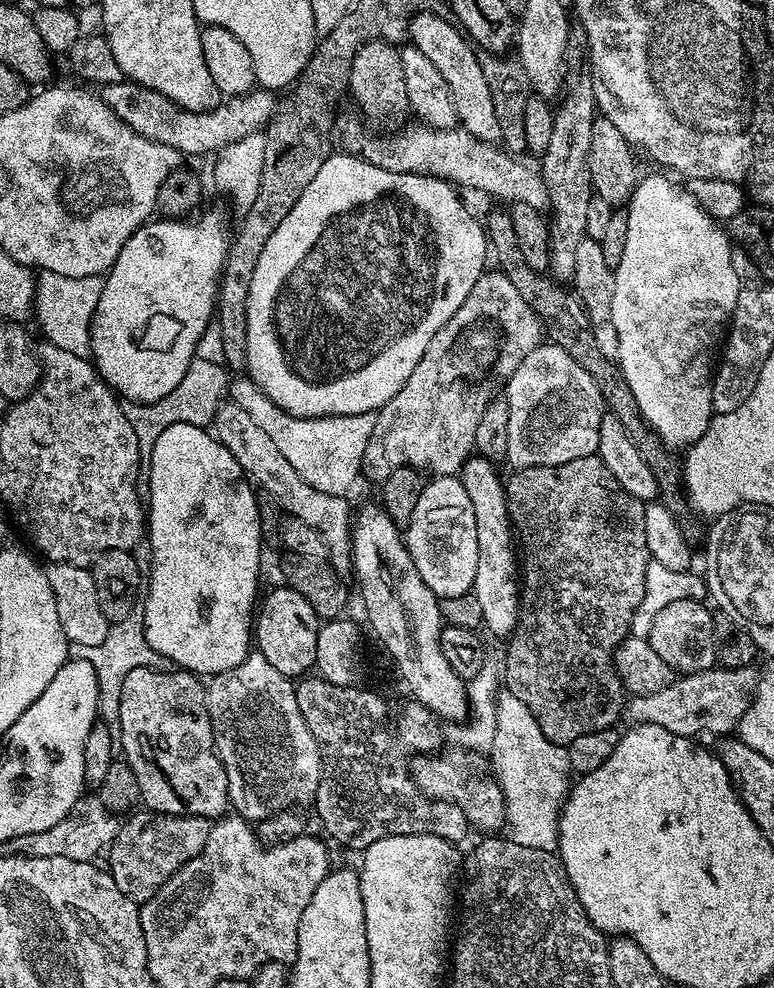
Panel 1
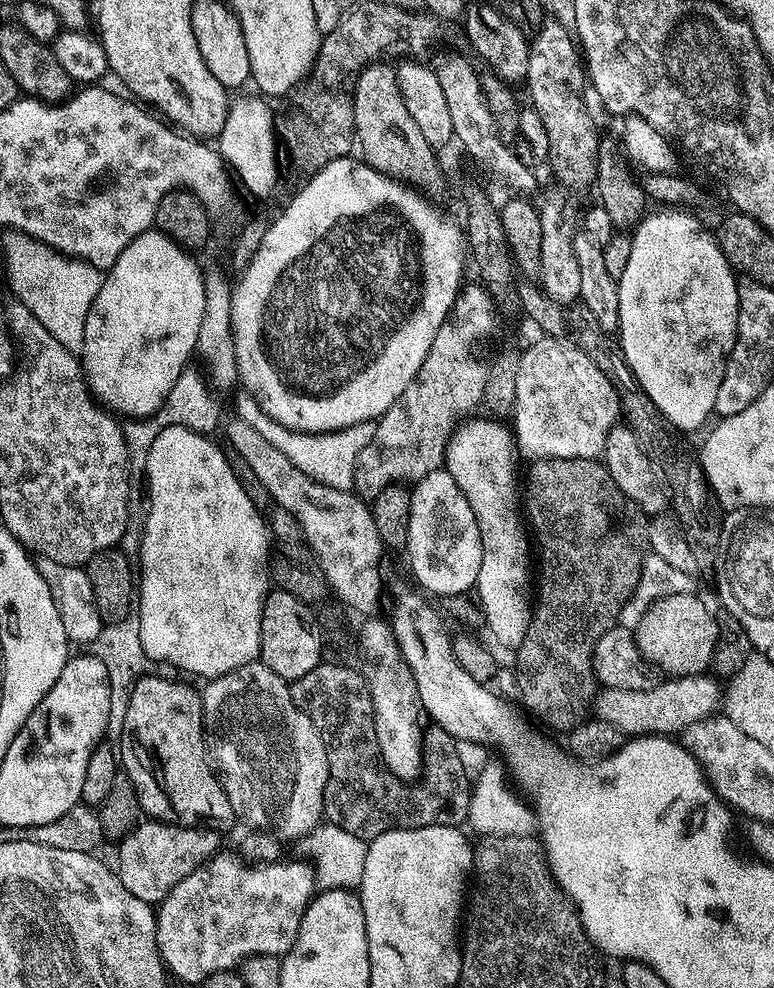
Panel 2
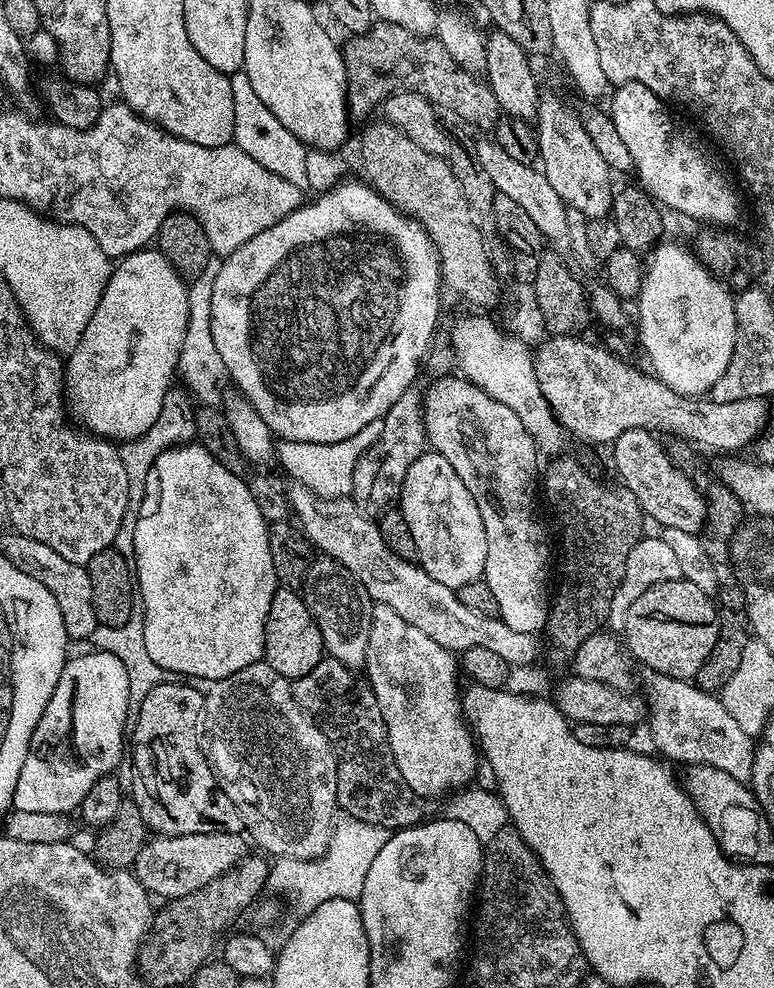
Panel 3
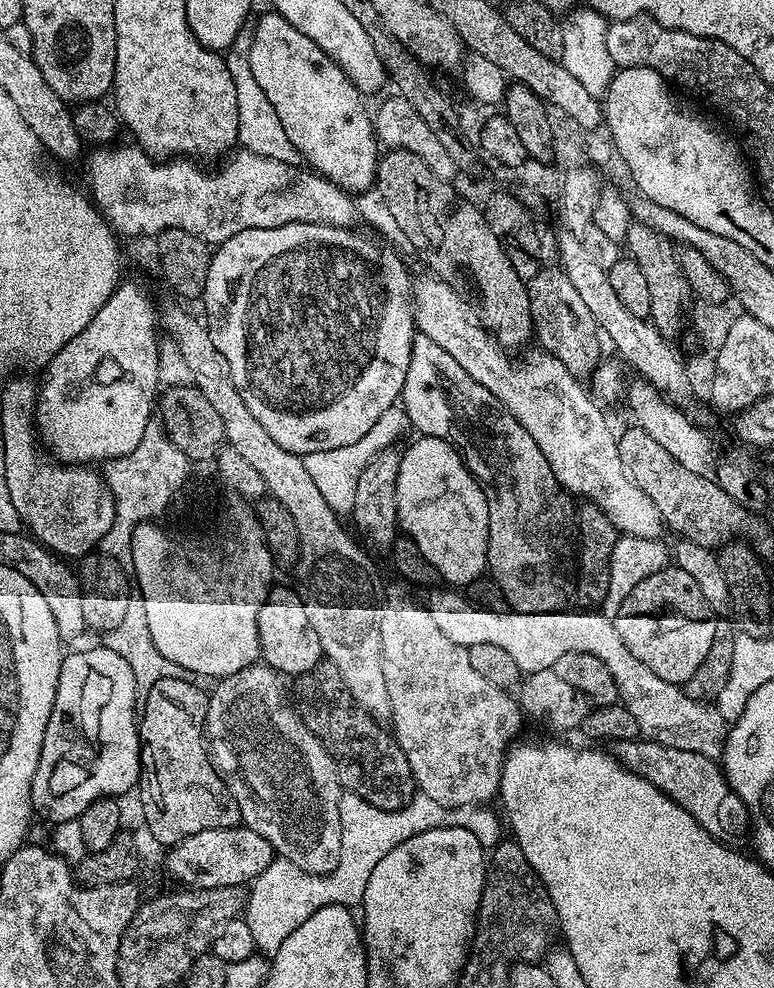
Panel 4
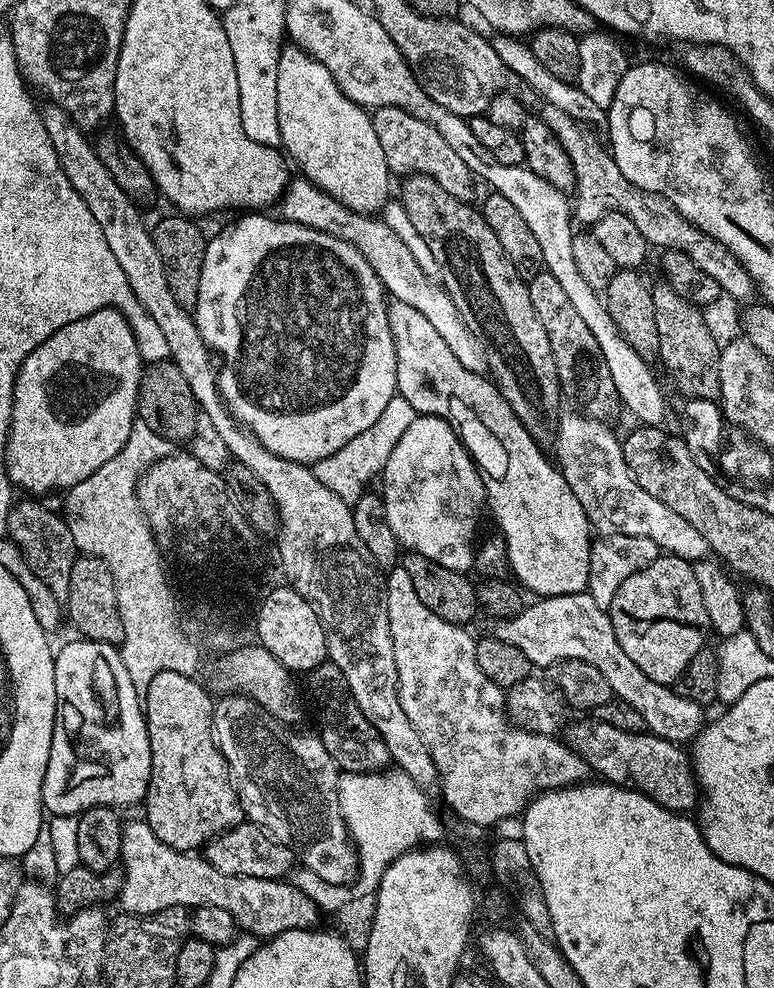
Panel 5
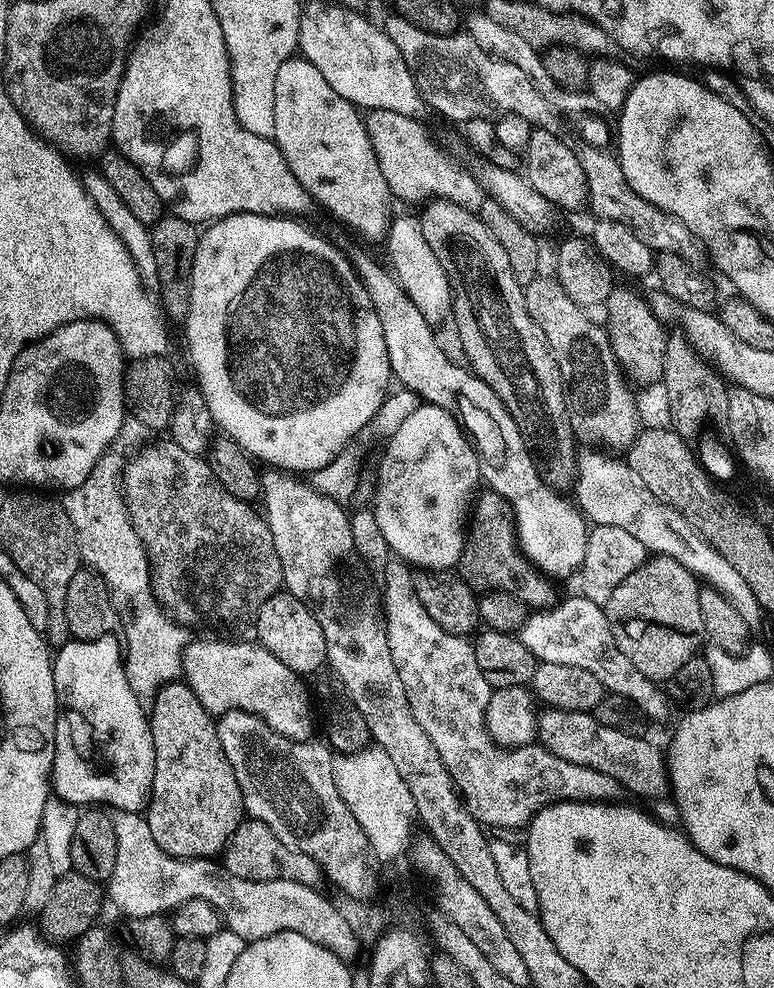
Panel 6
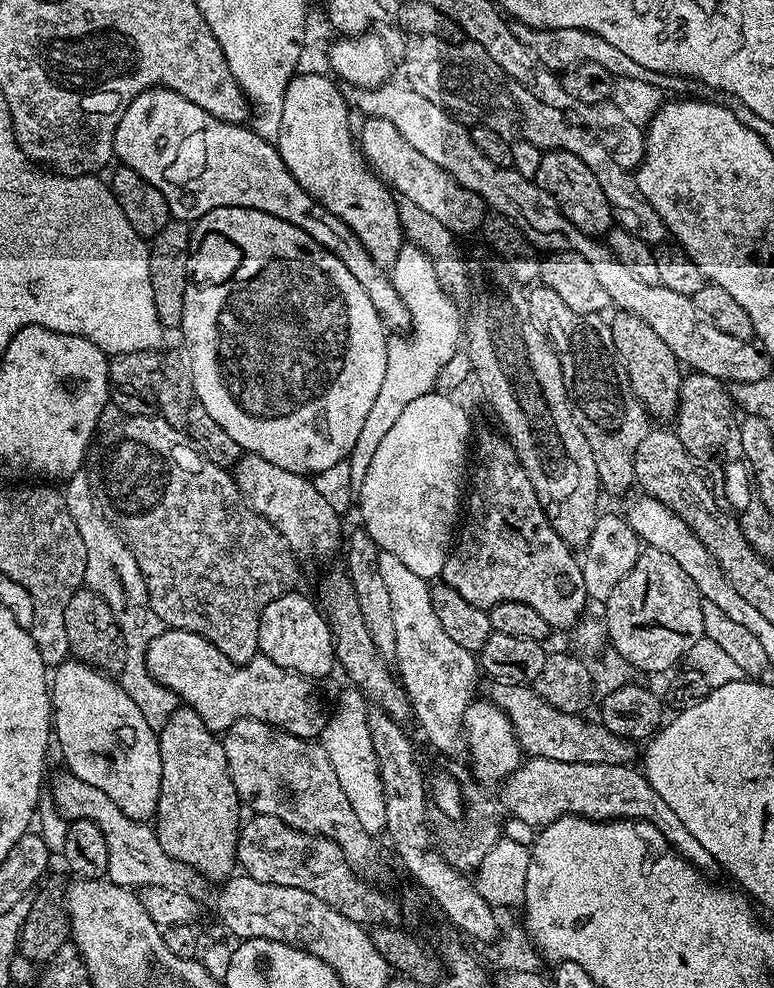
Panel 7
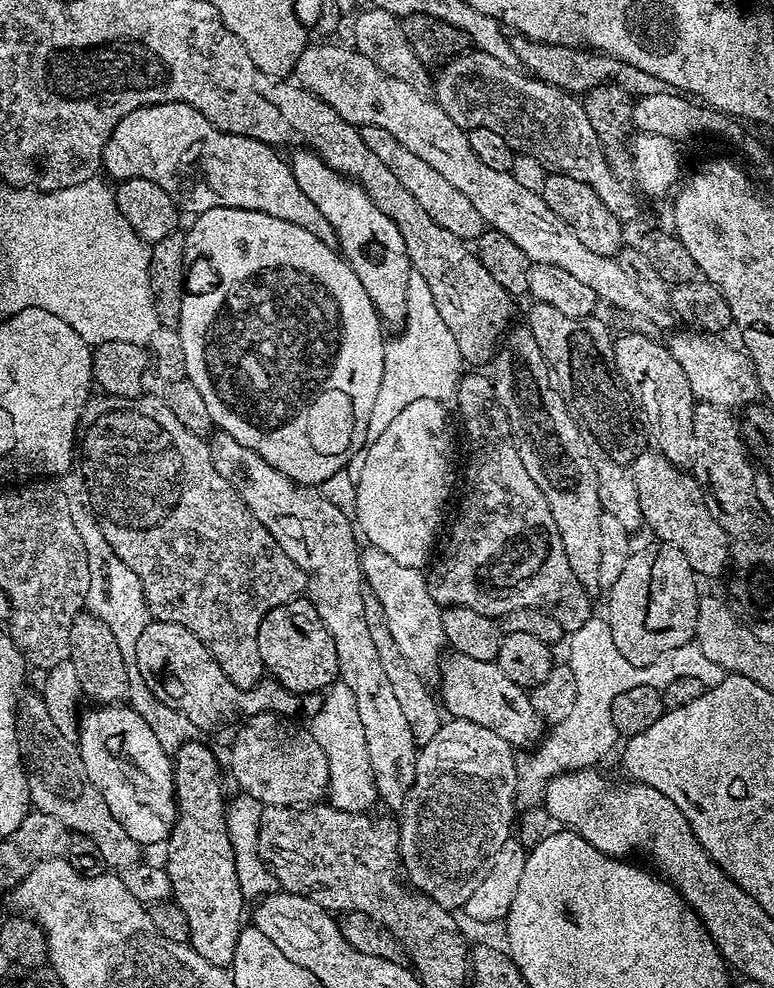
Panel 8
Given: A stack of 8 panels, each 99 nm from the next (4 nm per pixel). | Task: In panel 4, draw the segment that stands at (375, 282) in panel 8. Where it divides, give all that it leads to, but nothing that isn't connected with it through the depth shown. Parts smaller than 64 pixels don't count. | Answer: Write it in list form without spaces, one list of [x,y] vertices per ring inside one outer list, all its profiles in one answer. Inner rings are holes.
[[[268,10],[268,13],[257,22],[256,29],[250,32],[247,53],[250,58],[250,68],[254,70],[254,78],[258,78],[258,86],[262,86],[262,90],[266,90],[266,98],[270,98],[270,106],[274,106],[279,120],[282,121],[283,128],[286,129],[286,135],[290,137],[290,142],[294,142],[294,150],[298,150],[303,163],[311,171],[317,172],[320,176],[325,176],[327,180],[334,182],[339,188],[343,188],[349,194],[369,191],[376,183],[376,162],[378,159],[376,148],[378,149],[378,141],[373,117],[370,115],[370,112],[364,109],[365,97],[354,86],[354,82],[350,82],[350,78],[346,78],[346,74],[342,69],[317,44],[310,42],[310,38],[306,38],[306,34],[302,34],[302,30],[294,30],[294,26],[290,26],[290,22],[286,22],[286,18],[279,16],[275,10]]]

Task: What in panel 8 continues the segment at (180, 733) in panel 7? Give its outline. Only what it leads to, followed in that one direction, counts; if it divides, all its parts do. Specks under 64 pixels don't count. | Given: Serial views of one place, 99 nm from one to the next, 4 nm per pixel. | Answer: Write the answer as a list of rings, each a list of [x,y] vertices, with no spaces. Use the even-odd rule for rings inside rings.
[[[200,738],[188,740],[174,753],[172,777],[176,787],[176,821],[172,835],[166,841],[168,861],[163,861],[162,867],[169,874],[171,899],[182,906],[186,914],[186,922],[190,926],[188,943],[198,955],[206,958],[206,962],[227,969],[234,958],[238,934],[246,920],[246,899],[239,889],[234,849],[227,834],[226,797],[224,798],[224,780],[220,777],[220,764],[216,761],[215,754],[202,741]]]

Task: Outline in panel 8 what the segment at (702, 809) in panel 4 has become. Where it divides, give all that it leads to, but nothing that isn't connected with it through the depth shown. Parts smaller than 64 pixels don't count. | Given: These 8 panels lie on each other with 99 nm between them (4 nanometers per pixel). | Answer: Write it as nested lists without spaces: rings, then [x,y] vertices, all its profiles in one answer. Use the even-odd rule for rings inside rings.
[[[461,652],[449,657],[438,669],[438,700],[449,717],[478,722],[478,726],[494,730],[498,738],[502,738],[516,750],[521,749],[519,747],[522,744],[535,745],[545,735],[545,721],[541,720],[538,710],[534,710],[531,695],[514,682],[510,682],[510,678],[502,674],[495,662],[478,662],[478,658],[466,658],[466,654]]]

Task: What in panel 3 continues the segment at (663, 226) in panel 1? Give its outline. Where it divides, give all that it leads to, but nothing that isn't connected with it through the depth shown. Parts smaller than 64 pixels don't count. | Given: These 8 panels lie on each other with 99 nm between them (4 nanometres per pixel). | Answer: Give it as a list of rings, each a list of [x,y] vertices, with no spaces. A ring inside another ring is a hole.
[[[661,242],[647,253],[640,295],[634,301],[634,324],[640,327],[640,344],[648,355],[647,367],[657,380],[683,396],[703,397],[726,374],[736,341],[736,302],[727,284],[710,274],[691,247]]]

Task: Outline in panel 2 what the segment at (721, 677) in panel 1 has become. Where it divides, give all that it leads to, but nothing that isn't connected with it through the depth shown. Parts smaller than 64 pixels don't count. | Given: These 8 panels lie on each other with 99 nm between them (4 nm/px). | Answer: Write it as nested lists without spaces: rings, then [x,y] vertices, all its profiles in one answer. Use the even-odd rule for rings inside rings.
[[[701,674],[664,678],[650,690],[614,690],[601,687],[590,708],[597,720],[605,720],[606,723],[619,728],[625,737],[671,737],[681,733],[694,722],[713,715],[721,707],[722,688],[715,682],[717,683],[711,675]]]

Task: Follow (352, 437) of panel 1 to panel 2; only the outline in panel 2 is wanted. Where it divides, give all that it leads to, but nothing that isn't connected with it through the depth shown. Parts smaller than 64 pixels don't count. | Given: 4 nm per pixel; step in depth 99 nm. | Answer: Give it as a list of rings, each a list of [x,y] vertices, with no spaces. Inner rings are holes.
[[[243,390],[237,391],[236,396],[236,412],[237,419],[246,422],[247,425],[253,426],[254,430],[266,440],[266,442],[273,443],[290,462],[298,470],[302,470],[308,477],[314,478],[315,481],[320,481],[324,485],[328,480],[353,480],[354,466],[357,464],[357,458],[352,456],[353,464],[340,464],[340,456],[344,456],[344,452],[336,452],[336,448],[332,448],[332,444],[328,444],[328,440],[340,440],[341,436],[352,436],[352,432],[368,432],[368,436],[364,436],[364,444],[360,444],[362,449],[374,438],[376,431],[375,421],[368,421],[366,423],[356,423],[354,426],[346,427],[340,432],[322,432],[322,433],[308,433],[300,431],[292,431],[288,427],[282,426],[281,423],[274,422],[272,418],[257,404],[257,400]]]

